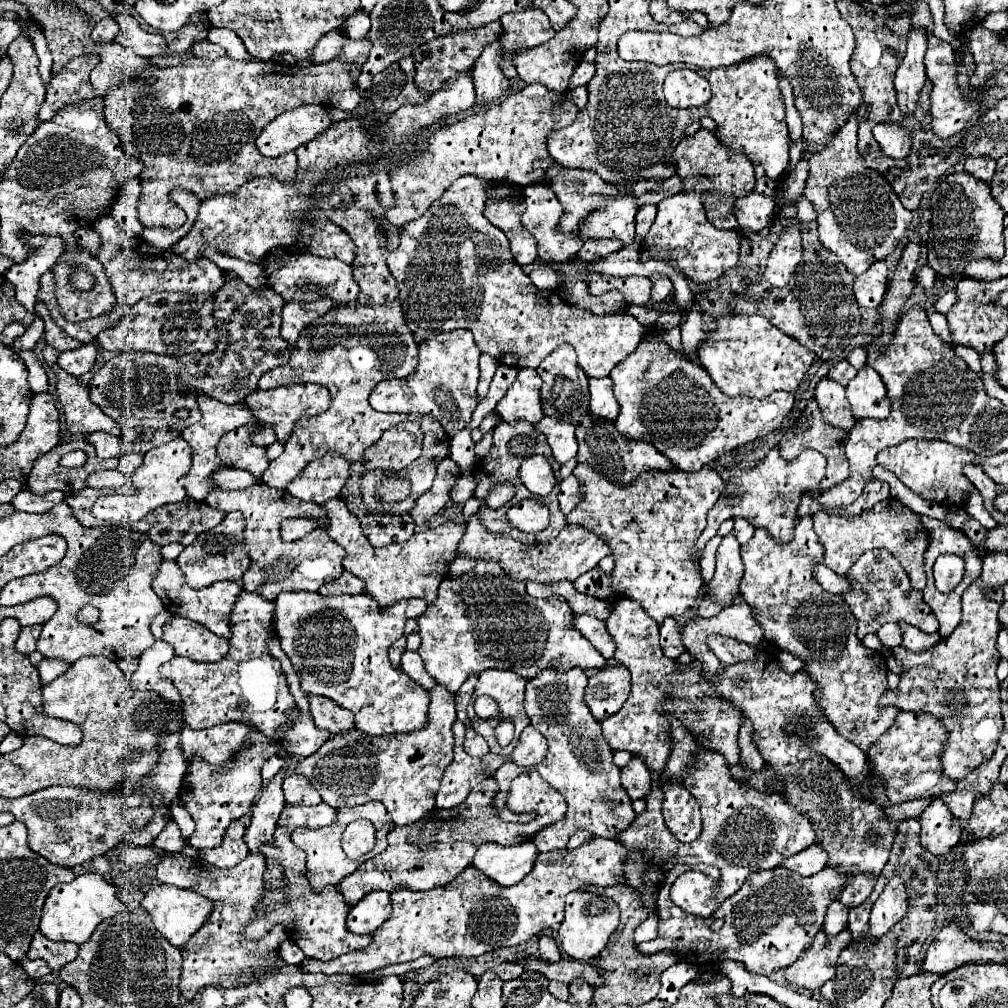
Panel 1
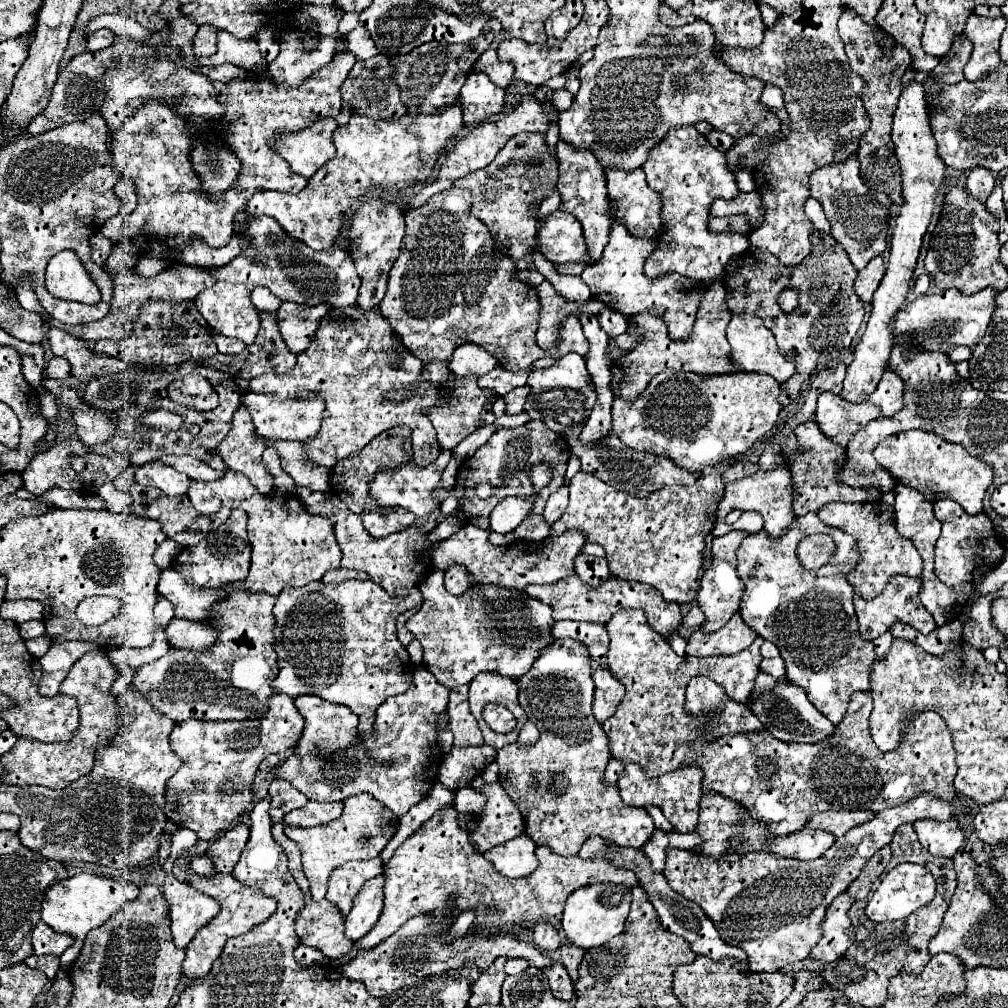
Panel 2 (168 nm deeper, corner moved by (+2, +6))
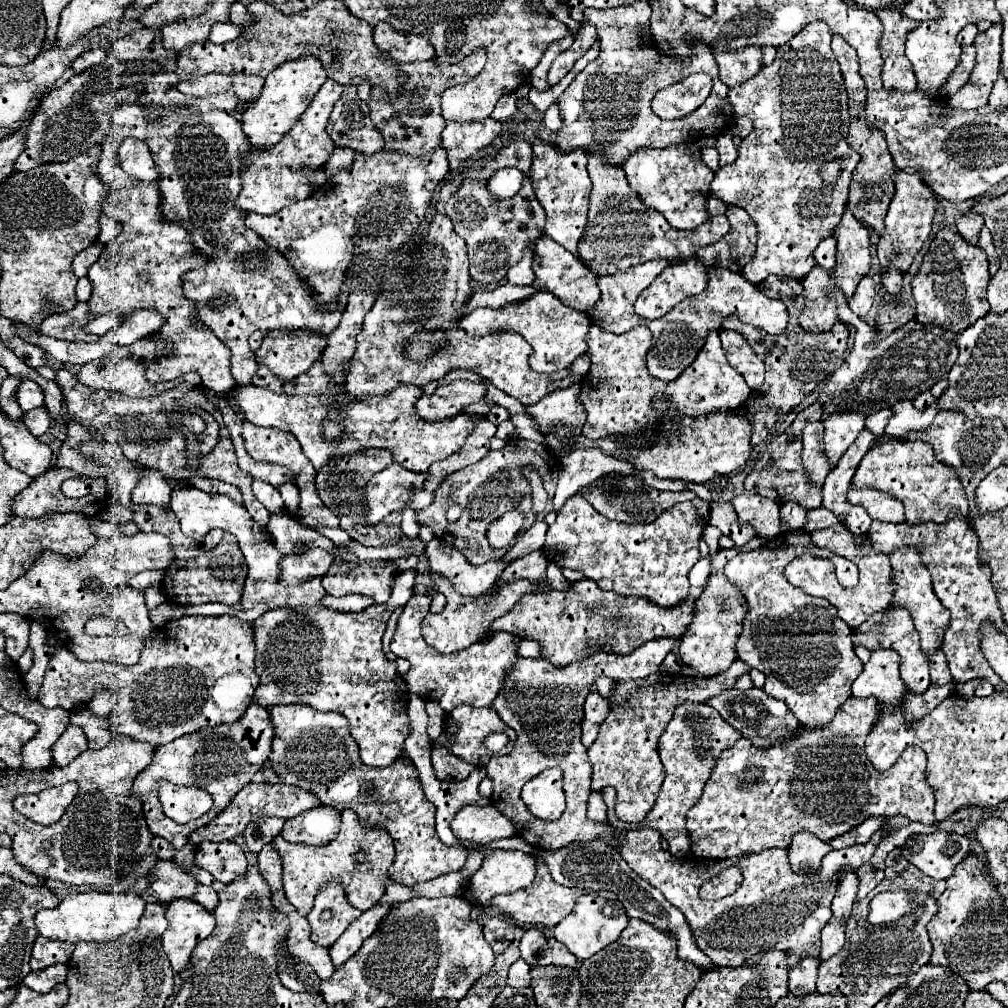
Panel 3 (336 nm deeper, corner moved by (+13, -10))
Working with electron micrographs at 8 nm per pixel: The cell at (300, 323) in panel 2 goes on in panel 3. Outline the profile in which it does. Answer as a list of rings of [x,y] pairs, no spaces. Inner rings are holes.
[[[268,332],[256,362],[270,368],[282,382],[292,382],[304,374],[326,348],[326,338],[310,336],[310,332]]]

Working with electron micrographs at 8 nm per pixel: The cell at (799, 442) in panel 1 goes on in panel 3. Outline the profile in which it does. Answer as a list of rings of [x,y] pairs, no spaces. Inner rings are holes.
[[[786,502],[780,506],[780,520],[790,530],[800,530],[806,522],[806,510],[802,506],[798,506],[796,502]]]

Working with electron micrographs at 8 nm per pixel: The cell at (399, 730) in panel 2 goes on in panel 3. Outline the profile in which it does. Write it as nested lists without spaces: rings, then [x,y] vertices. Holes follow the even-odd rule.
[[[250,782],[232,798],[232,802],[210,824],[206,824],[206,826],[202,826],[202,828],[198,828],[190,834],[190,844],[200,844],[204,840],[224,842],[224,840],[240,836],[246,830],[246,826],[250,824],[250,818],[280,816],[280,818],[288,820],[288,818],[294,818],[294,816],[318,806],[318,804],[320,804],[318,798],[314,798],[314,796],[310,796],[310,792],[304,792],[304,790],[294,788],[294,786],[286,786],[286,784],[274,784],[272,786],[272,784],[266,784],[266,782],[262,782],[262,784]]]

